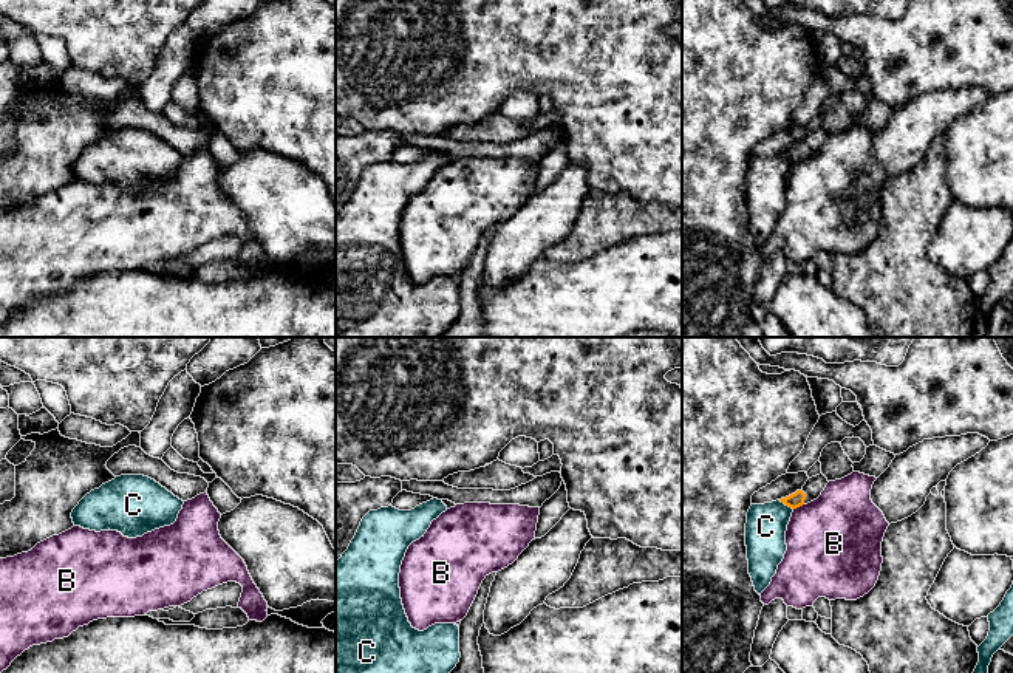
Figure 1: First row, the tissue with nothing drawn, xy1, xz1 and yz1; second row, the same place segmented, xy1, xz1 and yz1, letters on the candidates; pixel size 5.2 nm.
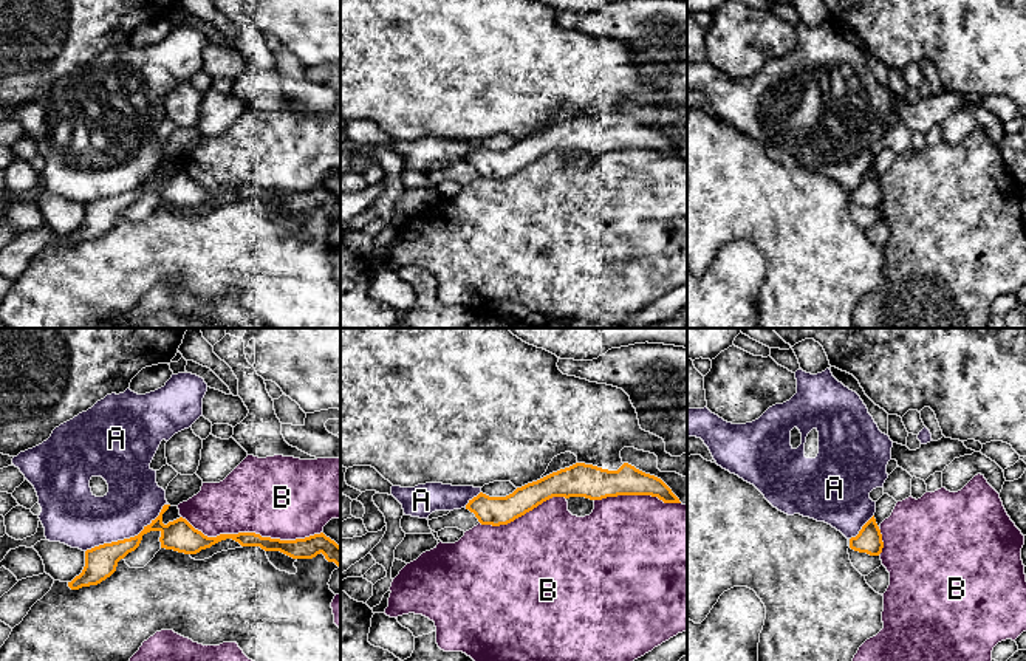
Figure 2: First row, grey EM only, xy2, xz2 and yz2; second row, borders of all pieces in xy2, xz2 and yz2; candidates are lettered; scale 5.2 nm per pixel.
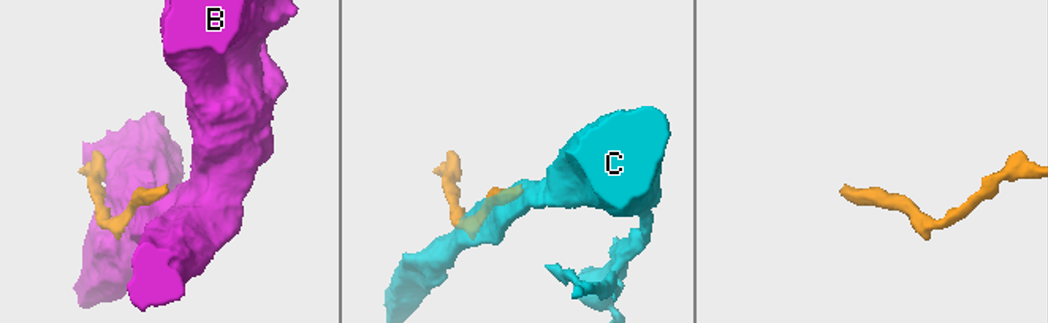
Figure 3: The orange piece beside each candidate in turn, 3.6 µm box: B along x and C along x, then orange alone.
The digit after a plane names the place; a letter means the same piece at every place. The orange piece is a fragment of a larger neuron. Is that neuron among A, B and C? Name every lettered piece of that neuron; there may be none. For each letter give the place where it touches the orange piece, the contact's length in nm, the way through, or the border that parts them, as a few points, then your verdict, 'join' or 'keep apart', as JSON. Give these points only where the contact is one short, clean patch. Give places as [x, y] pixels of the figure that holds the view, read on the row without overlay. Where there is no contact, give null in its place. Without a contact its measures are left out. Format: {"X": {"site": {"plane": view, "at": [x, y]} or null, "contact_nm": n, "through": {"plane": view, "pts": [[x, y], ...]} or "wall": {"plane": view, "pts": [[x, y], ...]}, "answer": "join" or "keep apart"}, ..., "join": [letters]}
{"A": {"site": {"plane": "xy2", "at": [127, 192]}, "contact_nm": 500, "answer": "keep apart"}, "B": {"site": {"plane": "xy2", "at": [251, 186]}, "contact_nm": 750, "answer": "keep apart"}, "C": {"site": {"plane": "yz1", "at": [786, 158]}, "contact_nm": 90, "answer": "keep apart"}, "join": []}

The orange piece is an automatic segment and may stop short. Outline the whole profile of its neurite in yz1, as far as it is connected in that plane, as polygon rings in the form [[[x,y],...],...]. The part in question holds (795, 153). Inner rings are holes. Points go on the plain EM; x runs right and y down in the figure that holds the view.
[[[820,127],[817,130],[809,132],[801,144],[796,144],[789,150],[781,152],[779,155],[792,162],[796,162],[803,158],[817,153],[824,144],[827,136],[829,136],[827,132],[823,127]]]

